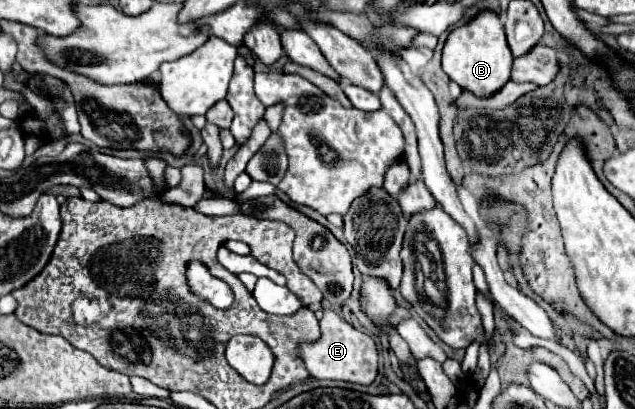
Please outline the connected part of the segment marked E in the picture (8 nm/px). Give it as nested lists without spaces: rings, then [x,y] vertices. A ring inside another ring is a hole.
[[[333,310],[323,312],[319,328],[321,328],[321,336],[315,342],[297,344],[297,356],[303,360],[309,376],[345,380],[355,384],[371,384],[377,376],[377,346],[373,338],[347,324]]]

